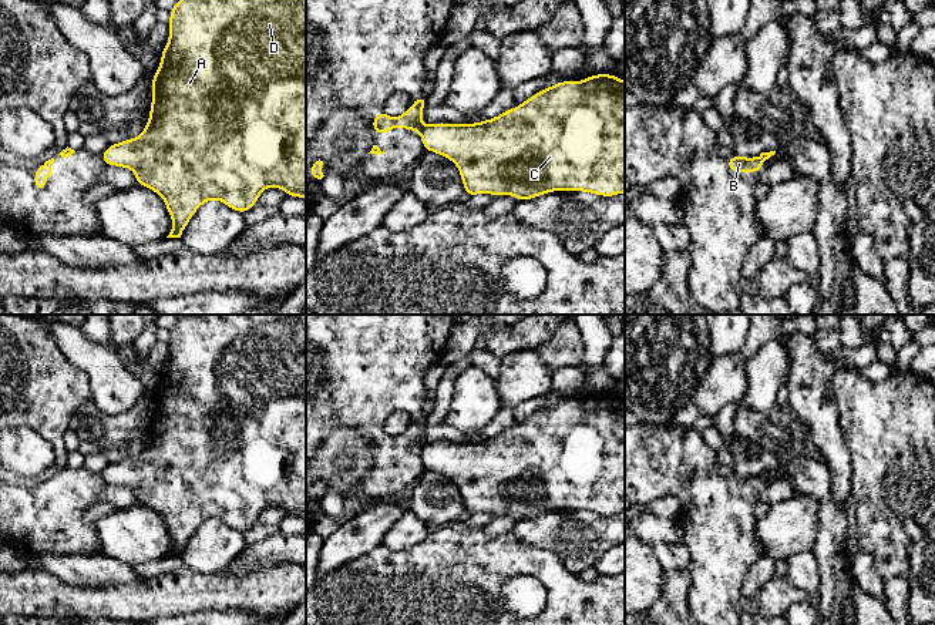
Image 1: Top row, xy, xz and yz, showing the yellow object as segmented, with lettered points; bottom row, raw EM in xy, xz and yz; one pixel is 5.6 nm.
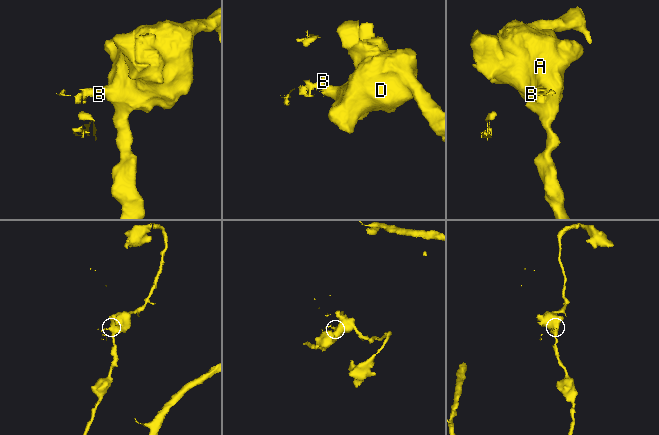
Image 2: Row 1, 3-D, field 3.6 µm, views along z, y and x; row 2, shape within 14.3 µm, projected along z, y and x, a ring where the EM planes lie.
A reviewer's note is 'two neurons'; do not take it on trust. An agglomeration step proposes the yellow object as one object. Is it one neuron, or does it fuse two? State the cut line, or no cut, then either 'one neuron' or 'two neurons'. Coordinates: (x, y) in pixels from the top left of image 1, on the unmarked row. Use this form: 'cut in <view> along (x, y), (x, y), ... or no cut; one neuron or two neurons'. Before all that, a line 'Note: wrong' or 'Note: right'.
Note: right
cut in xz along (426, 444), (420, 453); two neurons

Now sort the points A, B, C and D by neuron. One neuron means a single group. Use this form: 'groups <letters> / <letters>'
groups A C D / B

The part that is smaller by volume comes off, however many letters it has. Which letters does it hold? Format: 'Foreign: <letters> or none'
Foreign: B

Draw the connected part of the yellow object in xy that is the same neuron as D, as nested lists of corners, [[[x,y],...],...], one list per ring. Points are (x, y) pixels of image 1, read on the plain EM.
[[[186,315],[169,329],[169,357],[161,370],[162,379],[152,401],[149,437],[142,453],[110,464],[102,473],[105,484],[132,488],[137,503],[157,511],[167,524],[174,545],[167,557],[181,557],[196,528],[218,518],[233,530],[245,532],[269,505],[280,507],[287,515],[306,518],[306,315]]]

